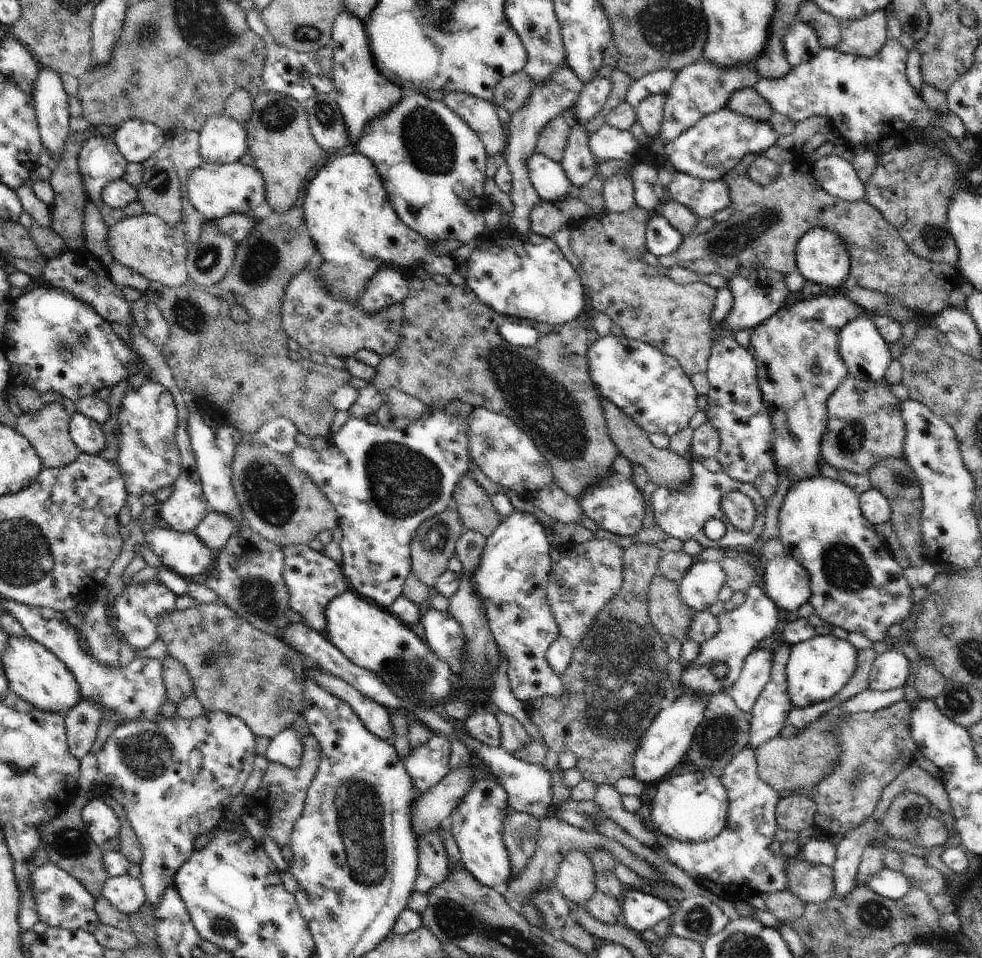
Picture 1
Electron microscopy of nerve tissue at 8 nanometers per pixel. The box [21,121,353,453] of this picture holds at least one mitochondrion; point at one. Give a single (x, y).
(261, 261)

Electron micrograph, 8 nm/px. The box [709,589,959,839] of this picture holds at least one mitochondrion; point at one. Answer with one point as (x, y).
(857, 771)

